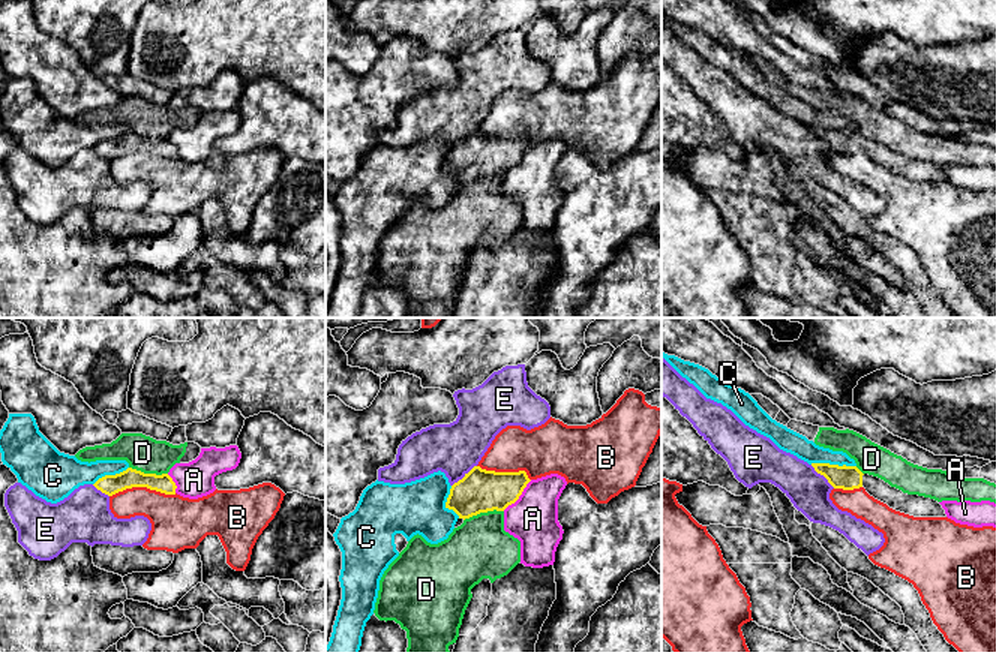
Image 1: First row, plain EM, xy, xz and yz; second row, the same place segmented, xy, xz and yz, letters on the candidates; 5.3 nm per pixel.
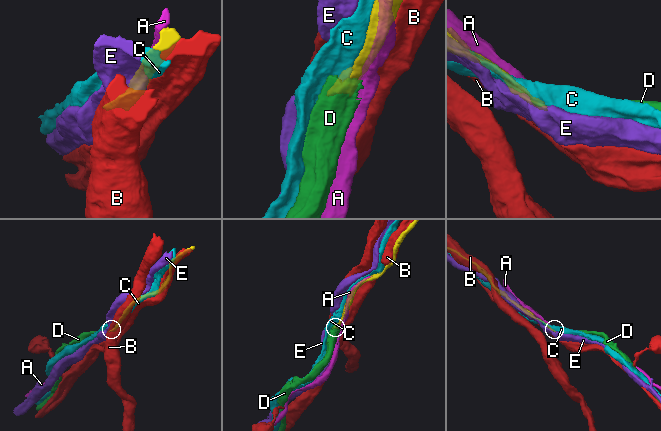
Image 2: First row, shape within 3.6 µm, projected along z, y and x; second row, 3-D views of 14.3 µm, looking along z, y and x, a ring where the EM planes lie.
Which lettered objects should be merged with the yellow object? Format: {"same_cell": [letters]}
{"same_cell": []}

